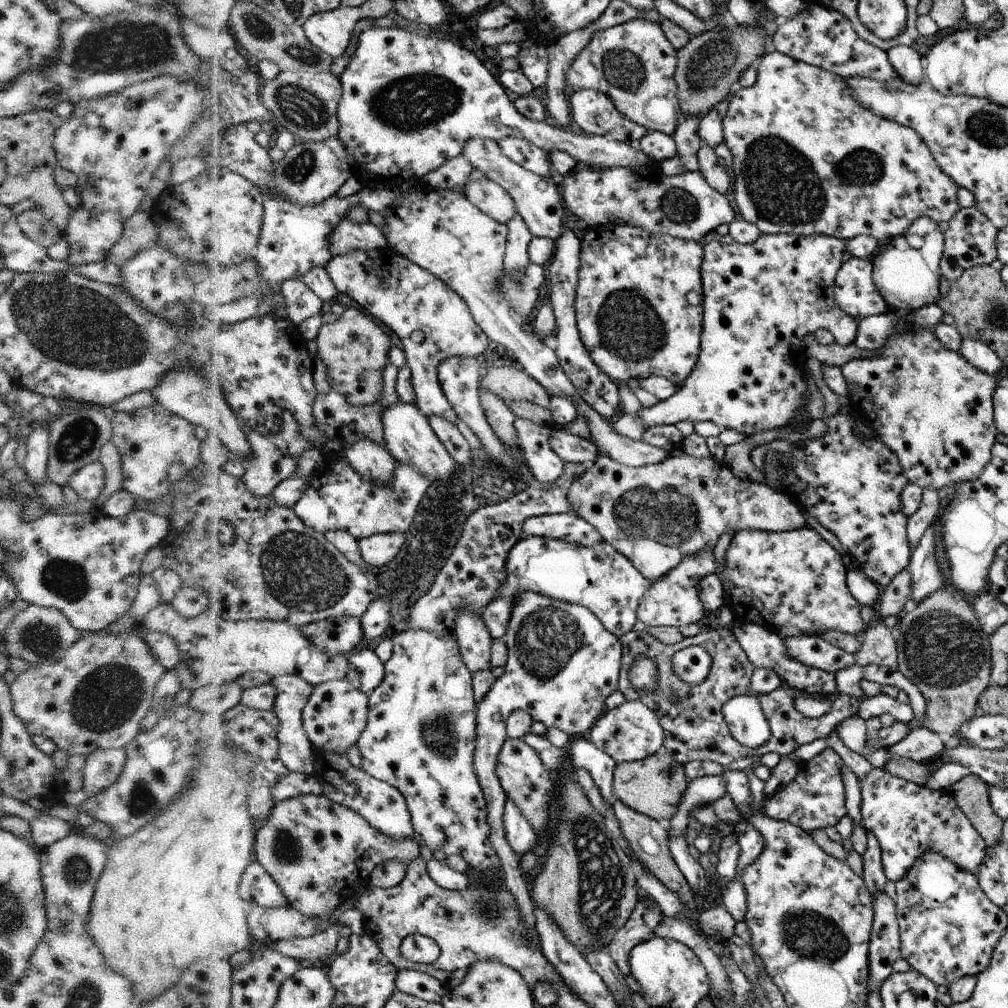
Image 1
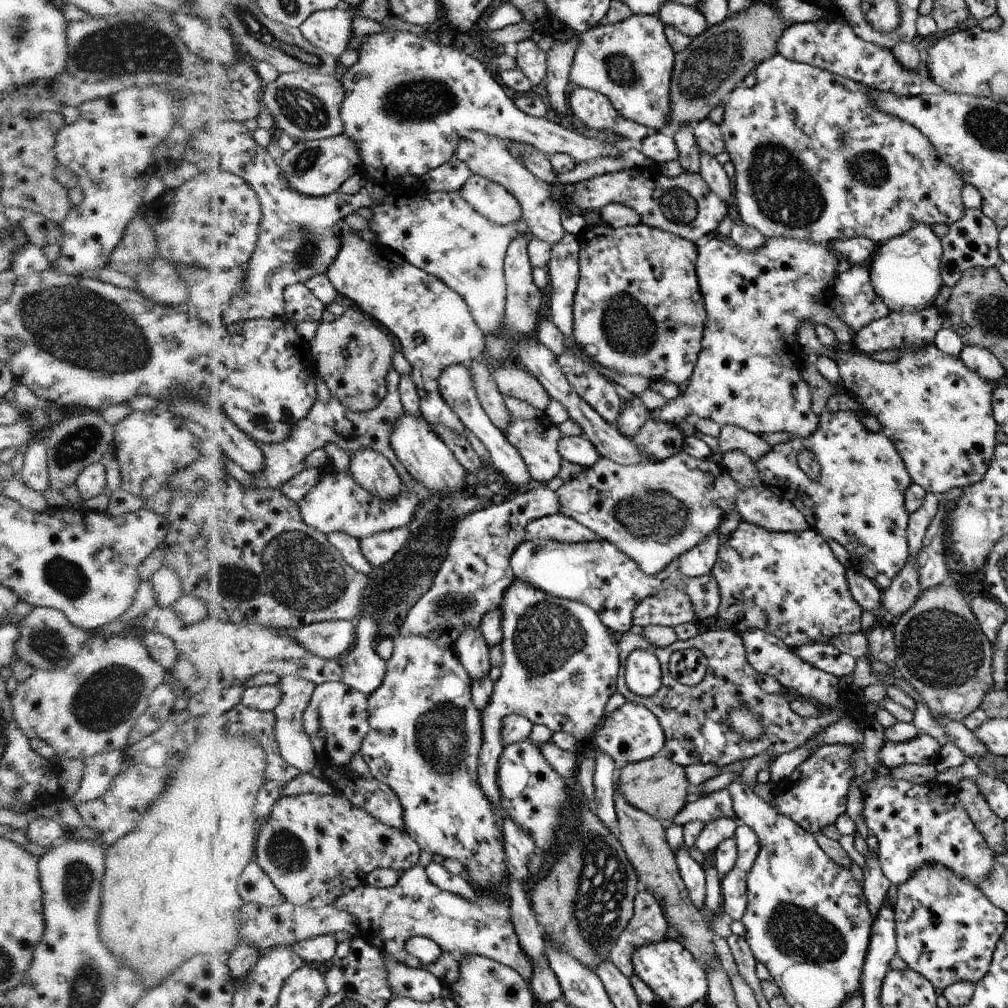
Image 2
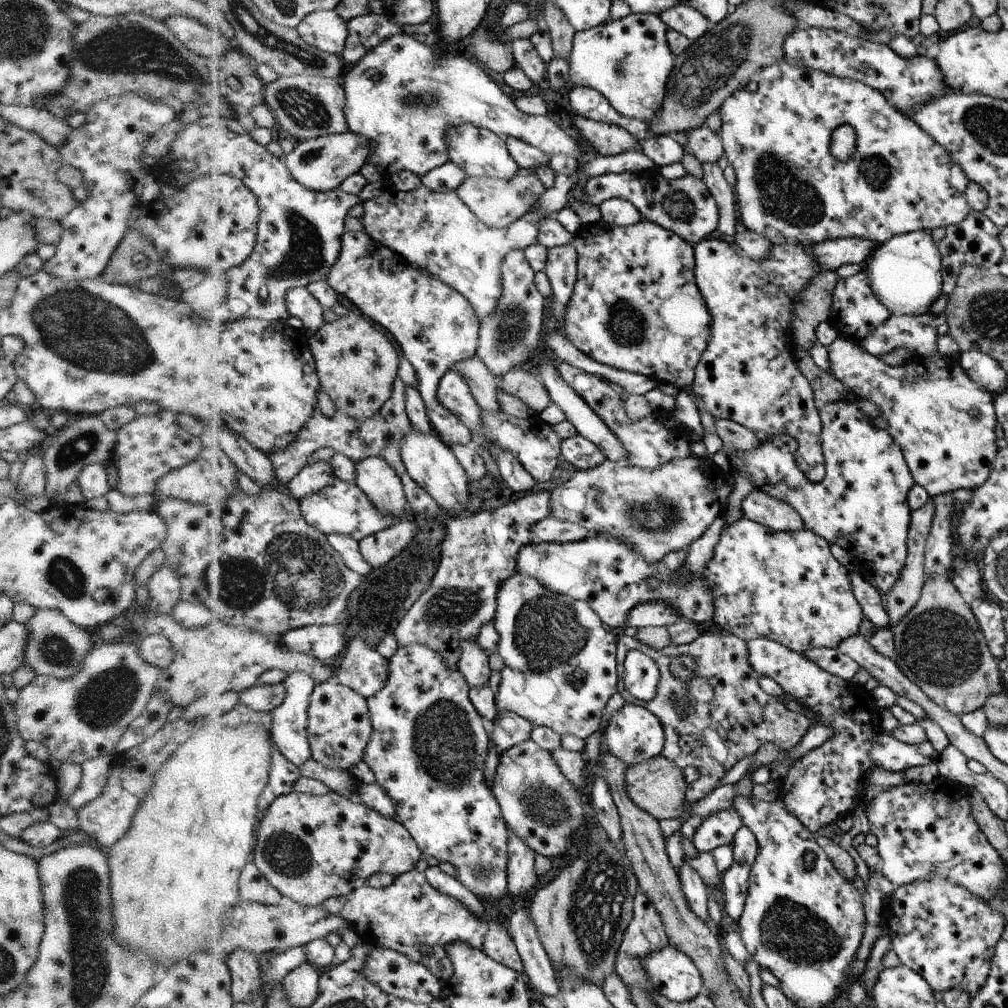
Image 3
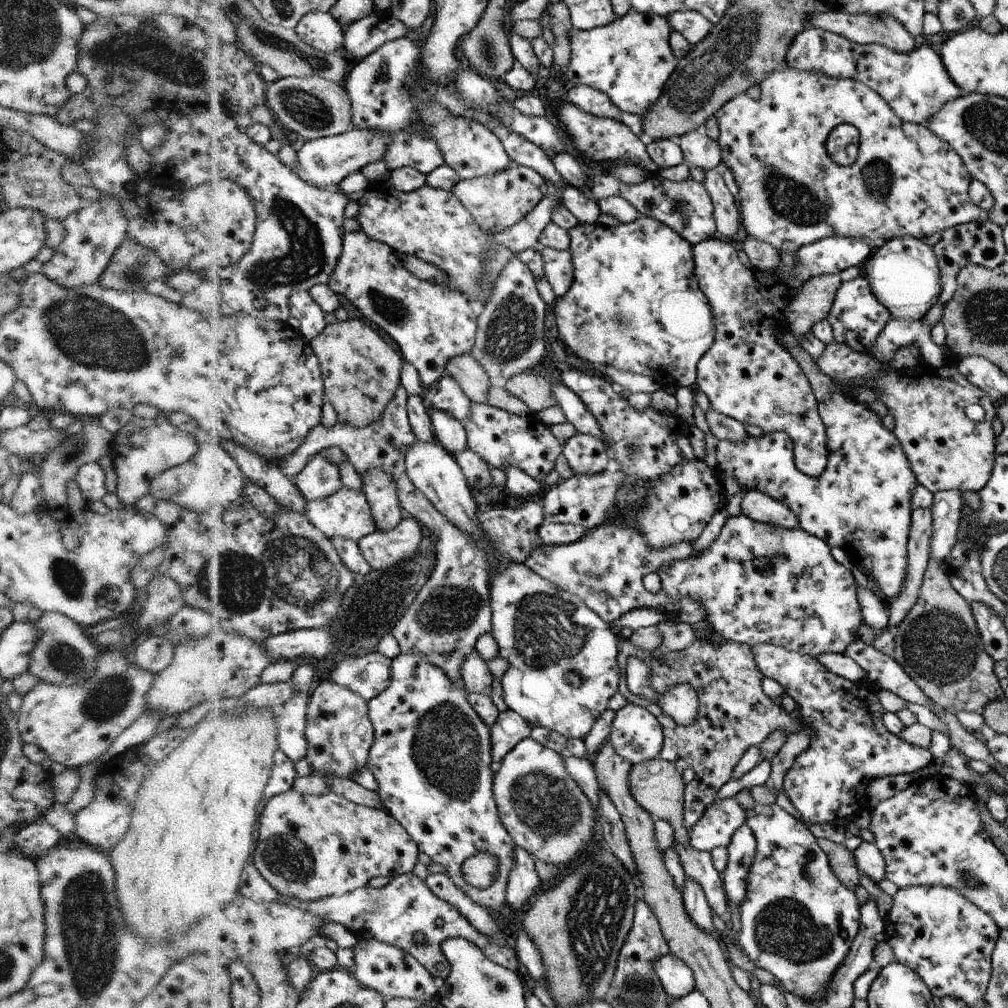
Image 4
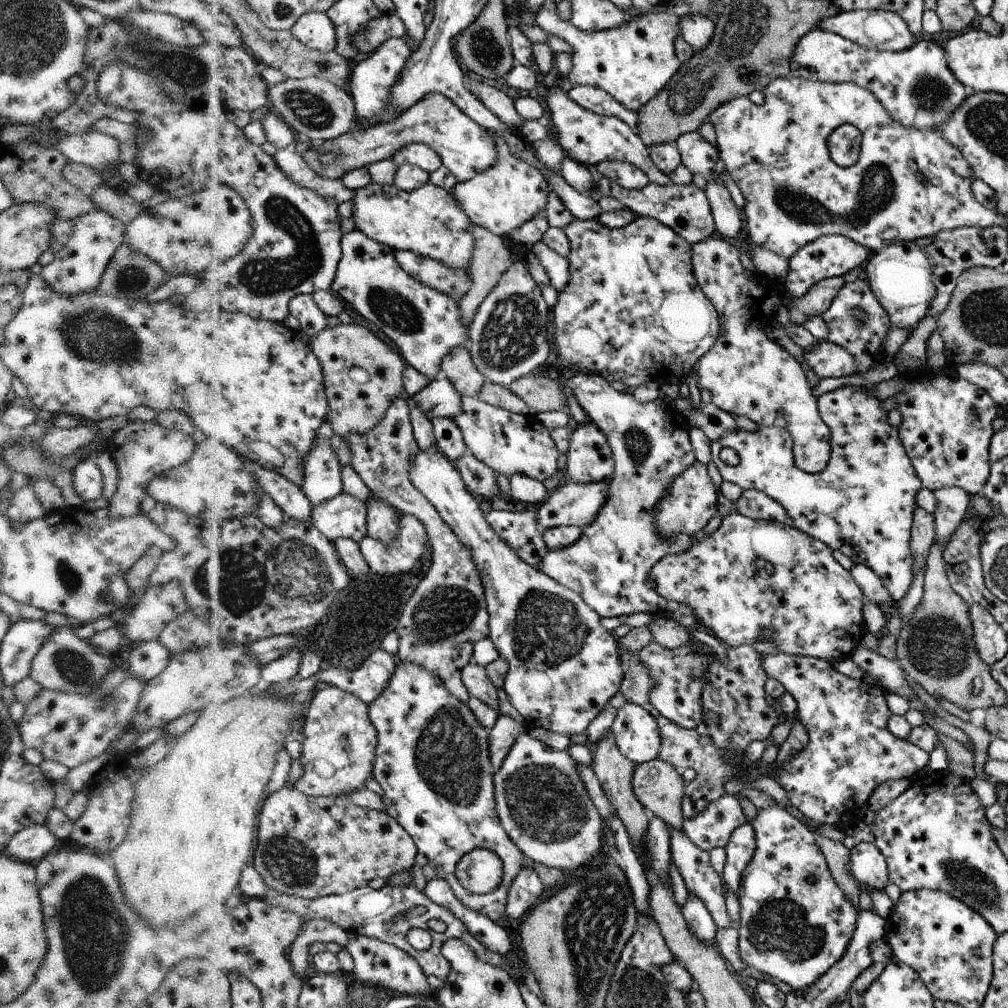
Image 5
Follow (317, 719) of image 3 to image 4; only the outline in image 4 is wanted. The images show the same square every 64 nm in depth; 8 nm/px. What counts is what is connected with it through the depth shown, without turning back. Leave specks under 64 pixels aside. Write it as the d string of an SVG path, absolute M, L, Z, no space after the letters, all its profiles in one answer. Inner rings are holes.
M319 681L309 704L307 737L309 751L306 760L313 767L314 774L297 778L295 789L307 795L327 795L333 788L328 776L353 780L360 770L369 768L371 752L377 740L370 703L351 688L334 681Z

